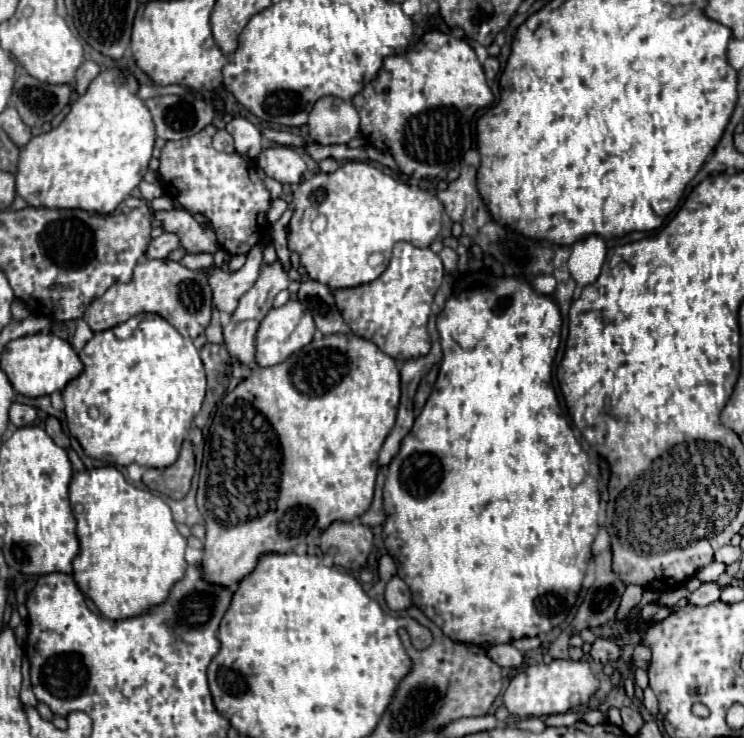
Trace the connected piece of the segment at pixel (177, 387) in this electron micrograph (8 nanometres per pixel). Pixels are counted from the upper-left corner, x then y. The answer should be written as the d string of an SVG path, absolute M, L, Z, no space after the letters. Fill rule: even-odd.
M136 314L124 324L96 332L94 338L80 350L80 360L84 370L64 388L62 398L68 430L80 442L84 452L90 458L118 466L130 466L136 462L148 468L164 468L176 462L180 446L194 416L200 412L206 394L204 366L192 340L180 336L180 332L158 314ZM90 406L98 408L98 418L90 418Z

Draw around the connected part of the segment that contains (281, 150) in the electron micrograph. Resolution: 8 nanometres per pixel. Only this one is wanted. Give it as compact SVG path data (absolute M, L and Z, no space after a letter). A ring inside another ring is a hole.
M272 146L262 150L256 158L256 166L280 184L298 184L302 180L302 172L306 170L306 162L300 152L290 146Z

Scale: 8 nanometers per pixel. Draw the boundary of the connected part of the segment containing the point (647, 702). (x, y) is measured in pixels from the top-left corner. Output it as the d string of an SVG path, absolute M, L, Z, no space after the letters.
M647 687L643 690L643 697L643 703L645 707L649 711L652 711L652 714L654 715L654 717L656 717L659 712L658 699L656 698L656 695L650 687Z

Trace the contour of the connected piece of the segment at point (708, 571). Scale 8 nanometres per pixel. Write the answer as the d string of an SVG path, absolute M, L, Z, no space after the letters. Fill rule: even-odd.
M714 561L706 567L700 569L695 576L701 582L711 582L715 581L720 574L726 571L726 569L727 566L725 564Z

